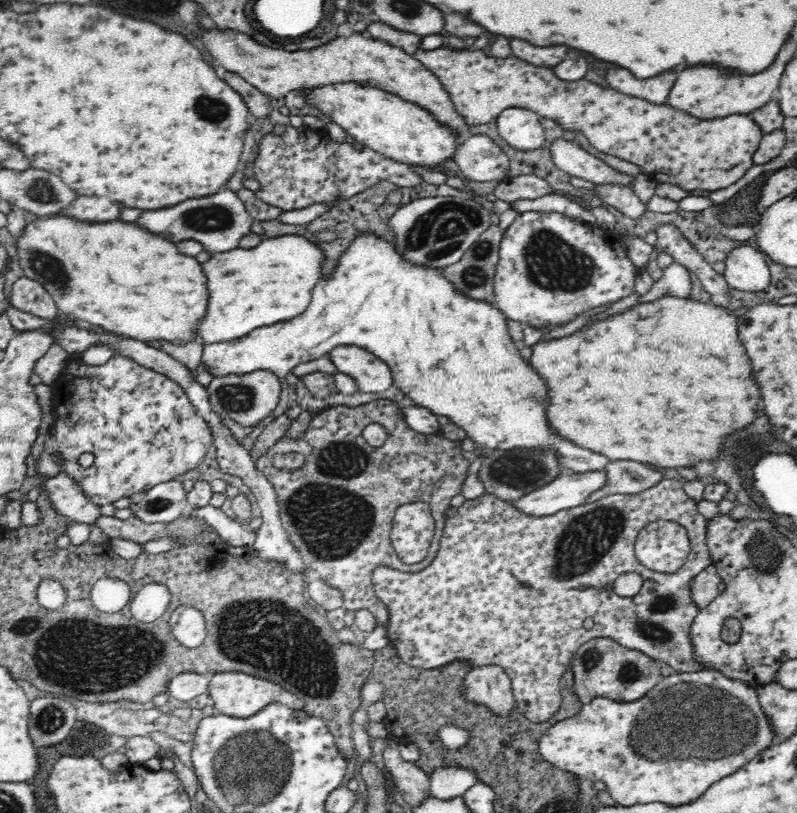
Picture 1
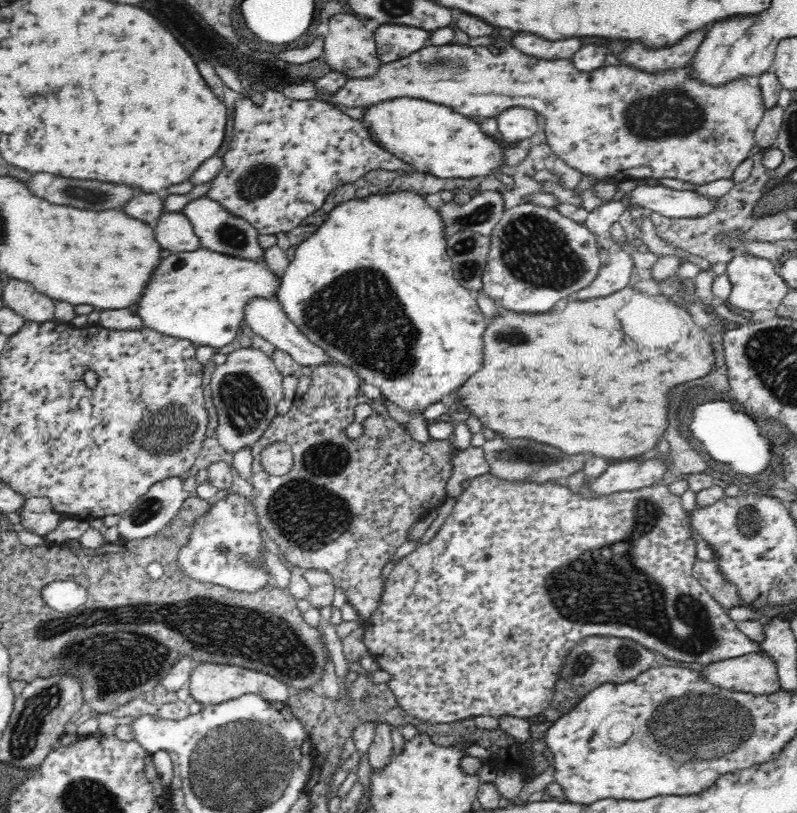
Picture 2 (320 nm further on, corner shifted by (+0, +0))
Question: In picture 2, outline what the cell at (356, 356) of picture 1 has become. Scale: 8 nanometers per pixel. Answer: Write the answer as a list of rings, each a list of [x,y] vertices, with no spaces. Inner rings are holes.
[[[276,296],[272,300],[263,300],[263,298],[256,298],[252,300],[248,306],[246,306],[246,326],[249,330],[252,330],[254,334],[264,338],[265,340],[276,346],[277,349],[286,352],[300,363],[302,366],[324,366],[324,364],[334,364],[337,362],[334,357],[328,355],[328,351],[310,341],[304,333],[300,332],[300,329],[292,324],[287,316],[283,314],[281,306],[279,306],[278,299]]]

